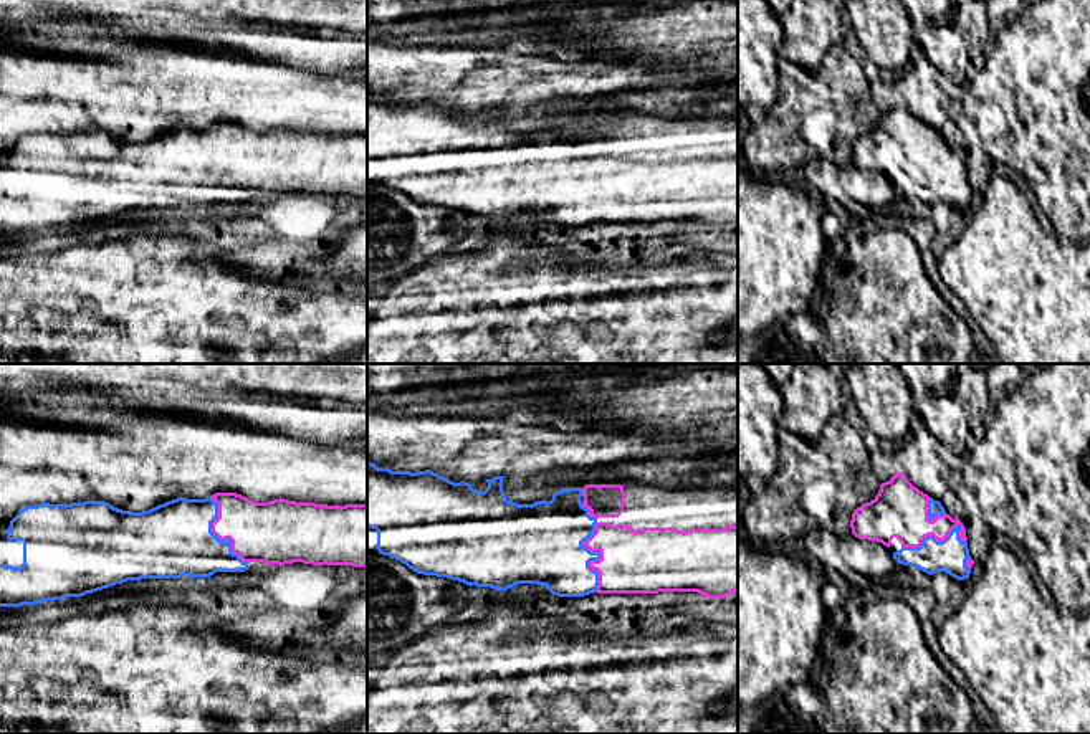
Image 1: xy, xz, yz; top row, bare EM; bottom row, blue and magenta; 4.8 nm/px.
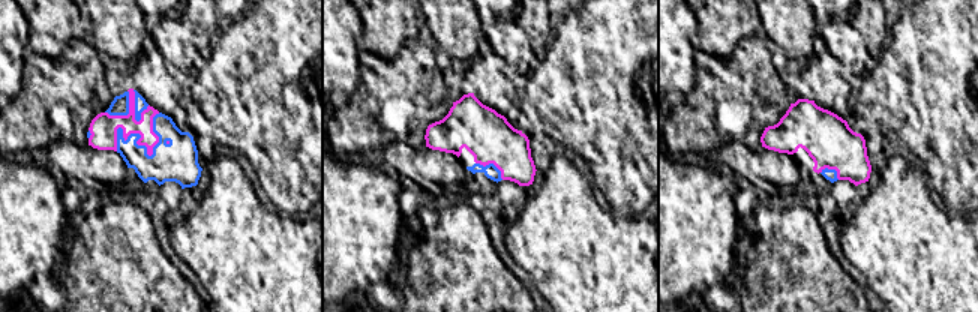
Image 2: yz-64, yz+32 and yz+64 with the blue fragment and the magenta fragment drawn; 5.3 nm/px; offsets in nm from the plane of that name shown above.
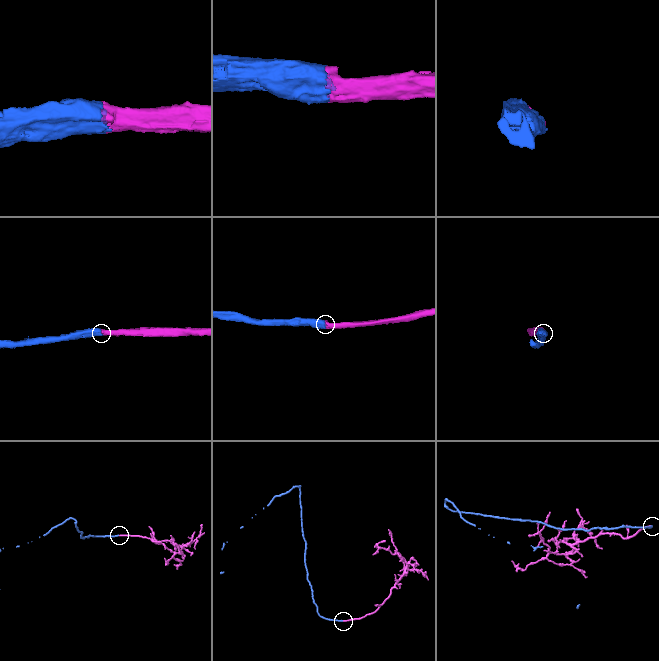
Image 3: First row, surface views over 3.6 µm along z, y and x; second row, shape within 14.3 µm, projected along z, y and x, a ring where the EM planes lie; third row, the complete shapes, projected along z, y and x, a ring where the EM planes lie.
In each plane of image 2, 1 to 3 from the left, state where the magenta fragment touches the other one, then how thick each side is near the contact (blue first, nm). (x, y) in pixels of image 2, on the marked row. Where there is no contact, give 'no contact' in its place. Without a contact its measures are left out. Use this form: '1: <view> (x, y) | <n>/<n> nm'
1: yz-64 (137, 144) | 220/140 nm
2: yz+32 (492, 164) | 80/260 nm
3: yz+64 (833, 170) | 60/260 nm

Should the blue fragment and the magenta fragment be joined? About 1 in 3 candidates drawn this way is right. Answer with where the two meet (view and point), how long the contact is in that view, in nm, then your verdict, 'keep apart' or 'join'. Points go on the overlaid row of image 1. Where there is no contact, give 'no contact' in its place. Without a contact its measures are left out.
contact xz (599, 556); length 340 nm; join

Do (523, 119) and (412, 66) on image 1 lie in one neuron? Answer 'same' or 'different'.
same

